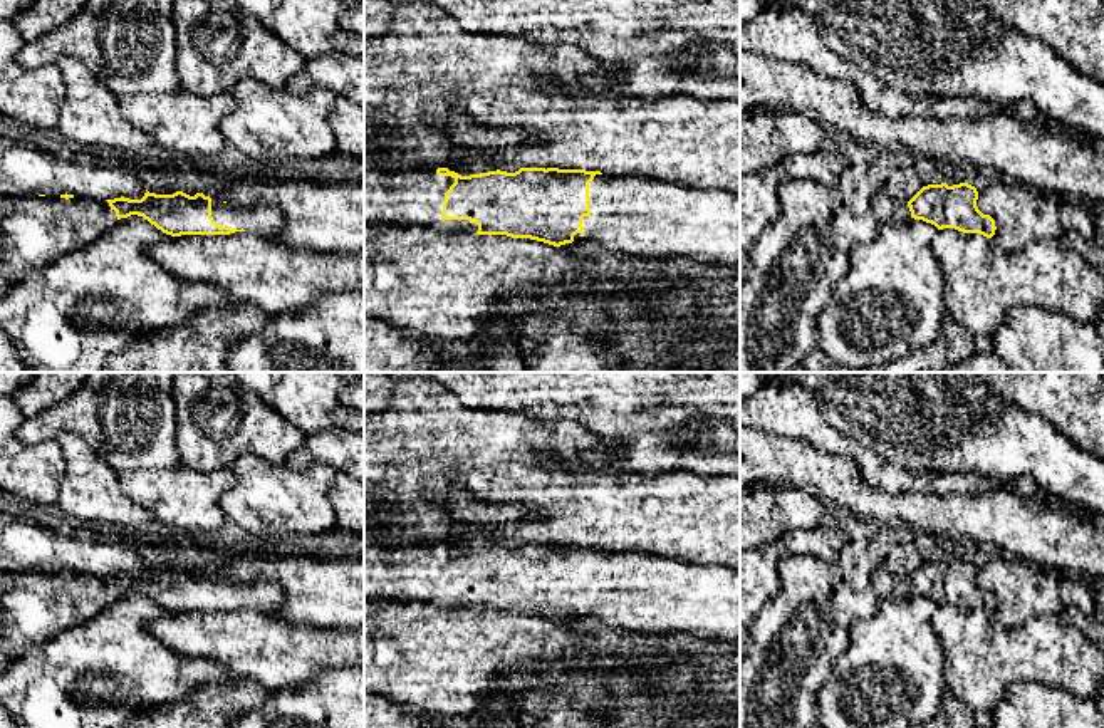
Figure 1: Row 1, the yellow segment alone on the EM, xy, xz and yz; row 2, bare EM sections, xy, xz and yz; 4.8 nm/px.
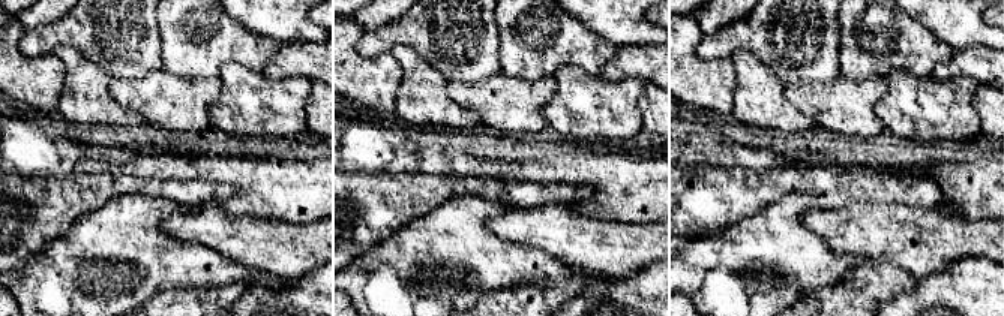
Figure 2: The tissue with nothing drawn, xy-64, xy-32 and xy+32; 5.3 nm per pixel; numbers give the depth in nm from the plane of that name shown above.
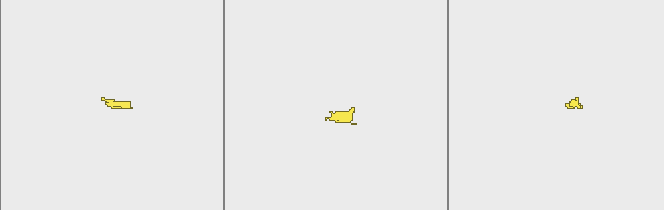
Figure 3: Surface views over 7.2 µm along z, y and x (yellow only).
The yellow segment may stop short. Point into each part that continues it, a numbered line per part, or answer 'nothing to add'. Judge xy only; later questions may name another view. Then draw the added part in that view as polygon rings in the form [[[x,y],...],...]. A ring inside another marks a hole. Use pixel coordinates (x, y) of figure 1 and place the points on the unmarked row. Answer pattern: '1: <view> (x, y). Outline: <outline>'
1: xy (260, 594). Outline: [[[211,577],[211,592],[221,602],[243,604],[262,612],[272,612],[284,602],[284,587],[265,579],[233,580]]]
2: xy (36, 606). Outline: [[[0,569],[0,671],[27,649],[97,616],[116,599],[116,587],[104,575]]]

